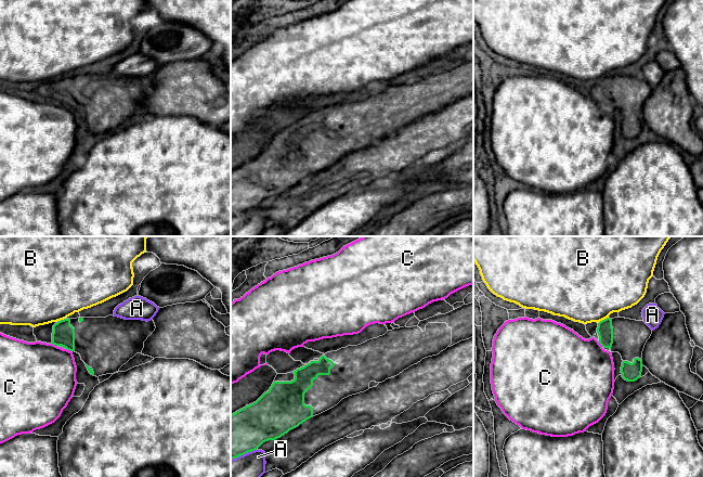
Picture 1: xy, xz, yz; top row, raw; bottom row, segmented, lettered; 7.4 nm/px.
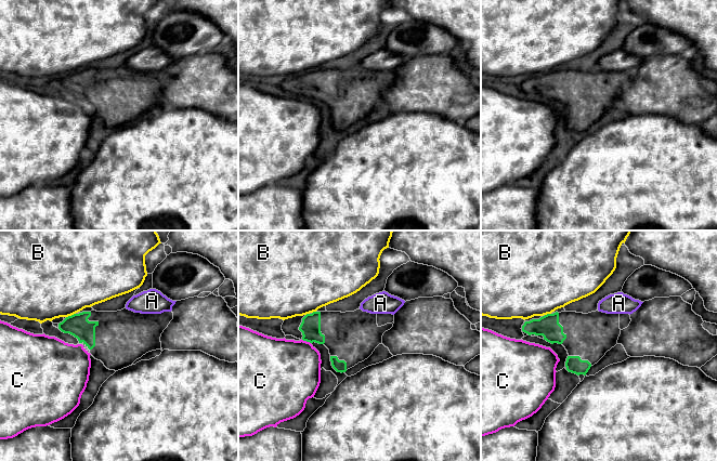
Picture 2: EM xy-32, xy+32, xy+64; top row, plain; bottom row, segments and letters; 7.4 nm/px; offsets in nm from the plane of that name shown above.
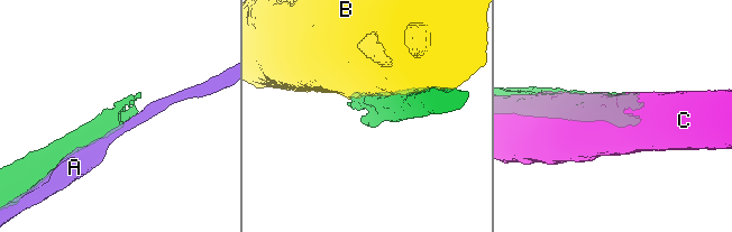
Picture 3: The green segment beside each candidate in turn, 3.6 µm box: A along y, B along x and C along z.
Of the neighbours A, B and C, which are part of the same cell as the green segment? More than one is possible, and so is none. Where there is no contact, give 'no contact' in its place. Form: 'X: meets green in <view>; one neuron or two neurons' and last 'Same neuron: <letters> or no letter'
A: meets green in xz; two neurons
B: meets green in yz; two neurons
C: meets green in xy; two neurons
Same neuron: no letter

